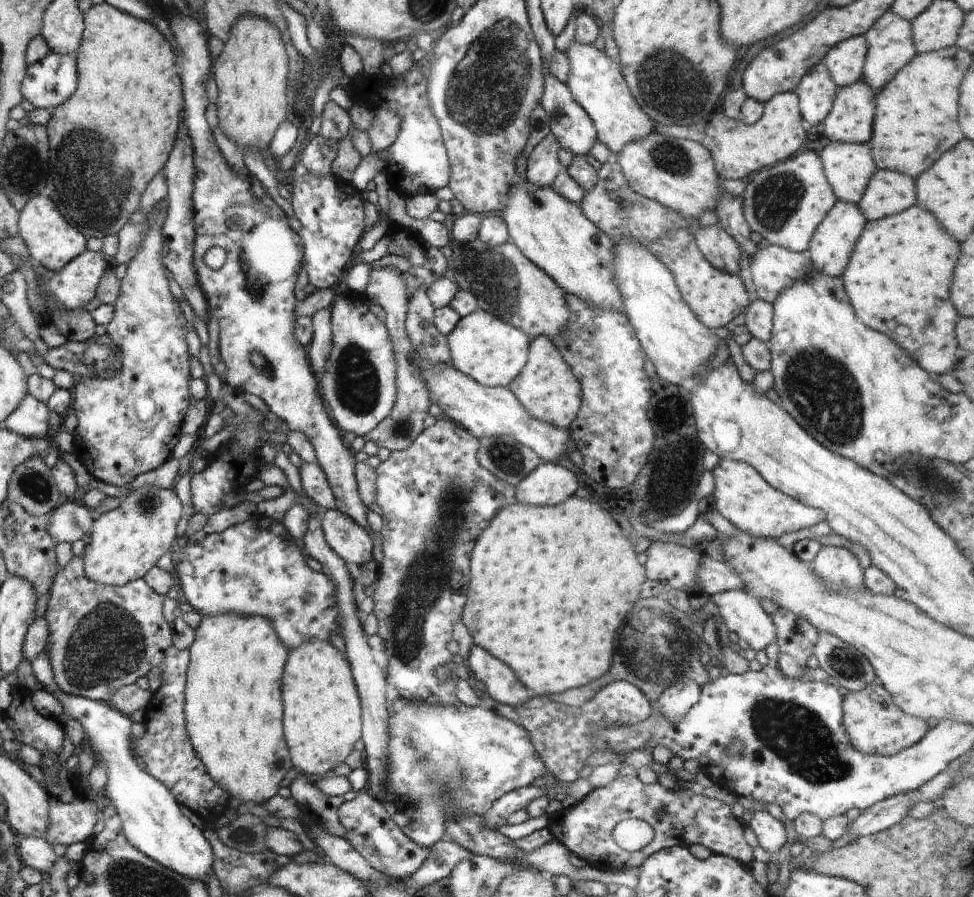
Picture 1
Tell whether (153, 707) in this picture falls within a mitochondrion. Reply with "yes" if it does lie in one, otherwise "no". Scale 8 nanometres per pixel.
no

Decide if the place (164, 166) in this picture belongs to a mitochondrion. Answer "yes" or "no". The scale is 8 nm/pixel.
no

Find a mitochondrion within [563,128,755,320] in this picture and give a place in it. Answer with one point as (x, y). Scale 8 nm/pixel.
(673, 158)

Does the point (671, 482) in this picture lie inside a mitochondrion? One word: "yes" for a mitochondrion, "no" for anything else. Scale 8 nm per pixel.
yes

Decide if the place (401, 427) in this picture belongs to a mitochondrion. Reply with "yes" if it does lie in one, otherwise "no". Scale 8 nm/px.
yes

